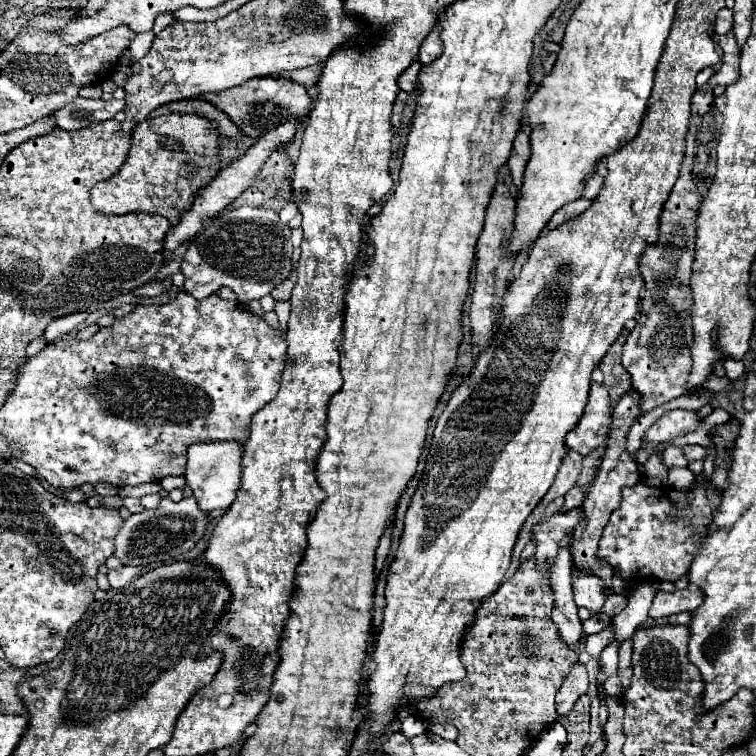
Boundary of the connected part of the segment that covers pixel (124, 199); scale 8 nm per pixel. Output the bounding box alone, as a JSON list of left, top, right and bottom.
[90,114,218,226]

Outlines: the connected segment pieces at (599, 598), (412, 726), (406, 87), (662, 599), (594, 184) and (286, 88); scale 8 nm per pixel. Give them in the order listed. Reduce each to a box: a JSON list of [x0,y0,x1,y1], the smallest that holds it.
[[572,568,608,614],[402,714,426,738],[398,60,422,92],[650,588,704,618],[582,174,604,200],[204,76,312,140]]

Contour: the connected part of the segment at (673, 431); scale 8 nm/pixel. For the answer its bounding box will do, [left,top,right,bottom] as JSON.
[644,410,702,444]

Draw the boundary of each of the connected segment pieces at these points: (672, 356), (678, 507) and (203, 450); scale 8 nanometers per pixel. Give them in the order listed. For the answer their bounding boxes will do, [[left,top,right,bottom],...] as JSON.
[[622,48,740,412],[598,474,720,584],[184,441,242,520]]

